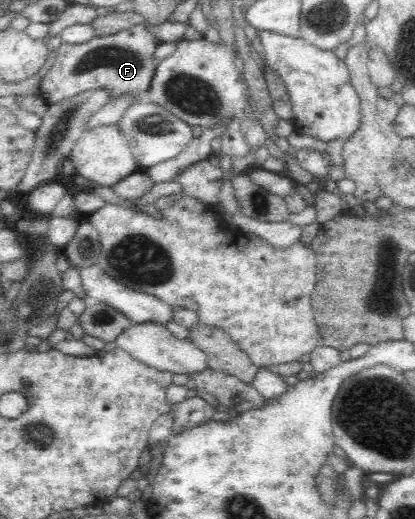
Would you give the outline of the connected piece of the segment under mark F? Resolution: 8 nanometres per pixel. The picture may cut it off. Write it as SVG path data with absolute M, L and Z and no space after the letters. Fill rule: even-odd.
M144 23L135 24L110 36L95 36L82 44L63 42L58 48L54 65L39 86L39 94L50 105L94 88L105 88L114 97L130 92L135 94L136 100L142 99L160 62L154 60L153 56L161 42L144 27Z

